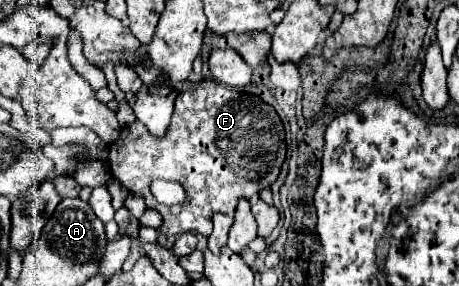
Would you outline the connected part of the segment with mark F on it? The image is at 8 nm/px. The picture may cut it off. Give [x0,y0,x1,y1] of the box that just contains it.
[107,81,287,237]

